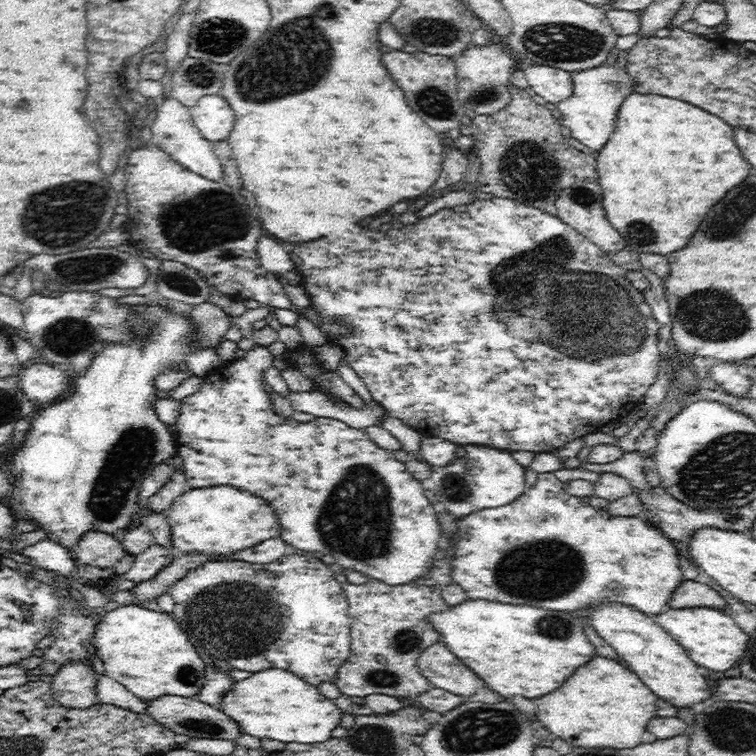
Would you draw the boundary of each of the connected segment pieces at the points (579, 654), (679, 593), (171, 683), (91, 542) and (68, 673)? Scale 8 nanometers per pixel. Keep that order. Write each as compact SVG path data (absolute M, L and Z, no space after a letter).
M468 600L449 607L442 612L434 612L428 616L428 621L438 634L442 635L442 641L464 664L468 664L490 688L500 692L502 696L512 694L524 694L528 698L538 698L544 694L554 692L566 678L578 670L578 666L586 664L590 658L594 658L594 646L584 634L584 625L580 620L582 616L576 616L574 611L552 612L542 610L536 606L518 606L518 604L500 604L500 602L488 602L488 600Z
M684 580L676 590L674 598L670 600L672 608L690 608L690 606L714 606L716 610L724 610L724 598L706 584Z
M134 603L106 610L91 638L105 676L114 678L145 701L162 695L197 696L206 682L206 668L190 642L169 613Z
M104 531L84 533L72 551L76 563L98 567L102 570L112 568L127 554L120 536Z
M70 660L60 666L51 682L53 697L70 708L90 708L98 702L97 673L90 664Z

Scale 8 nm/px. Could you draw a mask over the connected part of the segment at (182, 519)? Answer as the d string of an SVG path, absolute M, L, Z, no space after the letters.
M236 486L191 488L175 498L166 511L173 550L208 556L228 556L266 540L280 537L280 523L274 509L263 498L256 498Z

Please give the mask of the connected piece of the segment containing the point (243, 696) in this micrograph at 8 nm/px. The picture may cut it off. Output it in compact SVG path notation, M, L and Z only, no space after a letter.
M268 668L236 682L219 702L218 708L236 720L244 734L303 745L328 740L344 715L334 700L322 696L316 686L300 680L288 670L278 668Z

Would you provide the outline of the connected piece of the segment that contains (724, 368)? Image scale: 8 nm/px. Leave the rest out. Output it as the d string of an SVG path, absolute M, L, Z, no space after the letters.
M722 362L710 368L708 379L711 379L724 392L730 394L746 394L754 384L745 369L734 363Z

